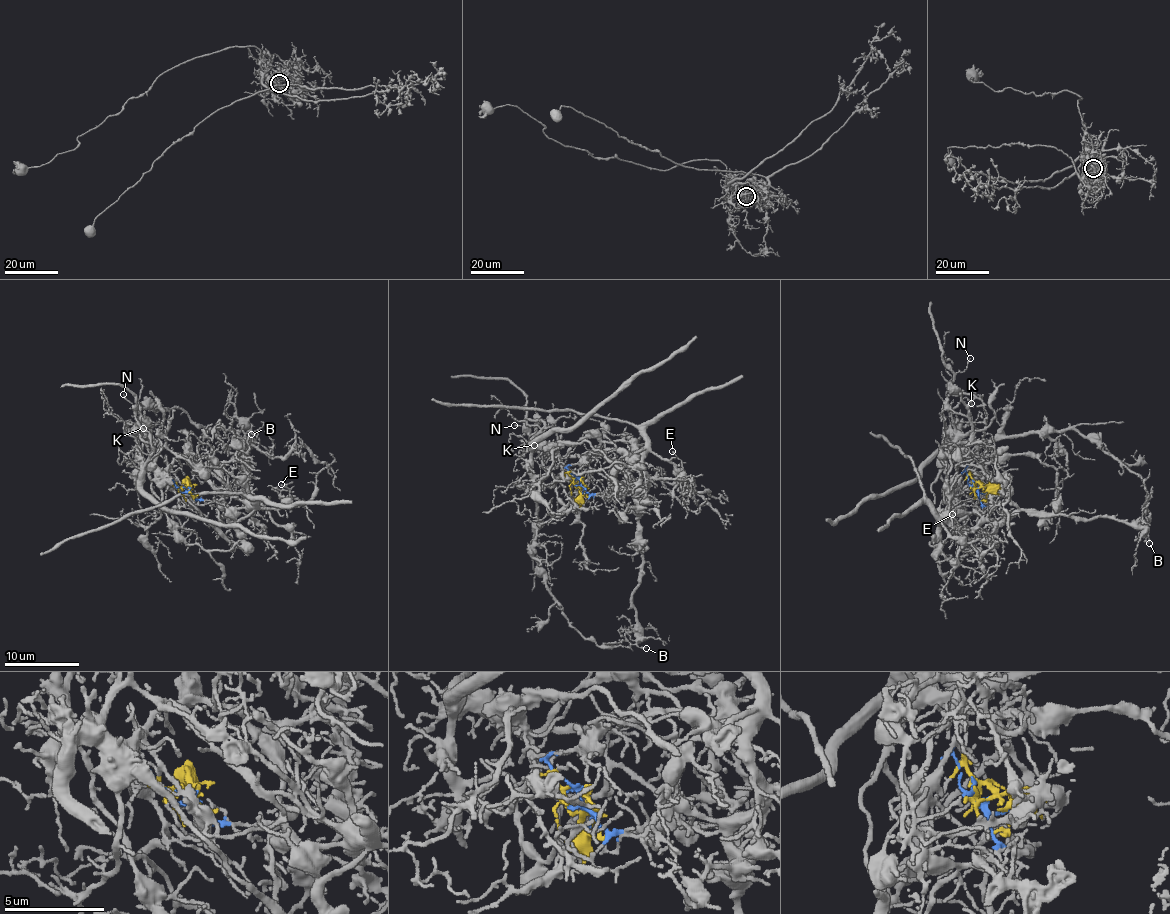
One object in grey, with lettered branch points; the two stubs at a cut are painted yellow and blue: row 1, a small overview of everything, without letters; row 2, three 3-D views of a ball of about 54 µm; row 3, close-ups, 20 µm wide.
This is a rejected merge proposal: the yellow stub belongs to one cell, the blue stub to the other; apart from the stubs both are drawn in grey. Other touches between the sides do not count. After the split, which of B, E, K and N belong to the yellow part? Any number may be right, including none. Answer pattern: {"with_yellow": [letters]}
{"with_yellow": ["K", "N"]}

